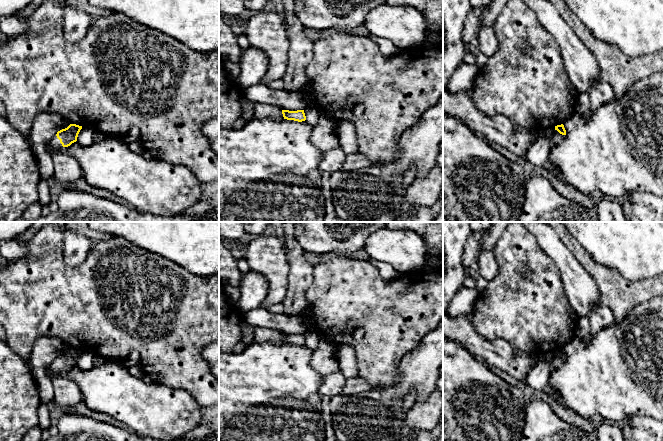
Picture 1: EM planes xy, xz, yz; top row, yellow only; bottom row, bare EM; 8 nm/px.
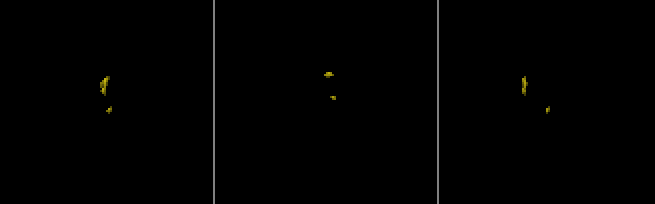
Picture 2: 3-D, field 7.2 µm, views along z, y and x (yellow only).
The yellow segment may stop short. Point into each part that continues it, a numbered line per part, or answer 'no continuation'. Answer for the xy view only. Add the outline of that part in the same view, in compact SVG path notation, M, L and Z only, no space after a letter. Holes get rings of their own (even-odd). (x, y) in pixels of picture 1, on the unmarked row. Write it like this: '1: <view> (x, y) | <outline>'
1: xy (66, 392) | M55 359L50 364L50 370L54 376L51 379L53 384L53 400L60 407L76 405L82 400L82 394L75 382L62 375L62 368Z

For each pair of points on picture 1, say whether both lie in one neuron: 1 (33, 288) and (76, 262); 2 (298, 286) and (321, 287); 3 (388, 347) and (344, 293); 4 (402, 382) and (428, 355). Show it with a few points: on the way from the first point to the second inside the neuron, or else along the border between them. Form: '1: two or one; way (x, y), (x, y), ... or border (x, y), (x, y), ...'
1: two; border (89, 251), (76, 268), (62, 259)
2: two; border (313, 266), (313, 282), (306, 292), (304, 309)
3: one; way (377, 333), (361, 318), (358, 307)
4: one; way (409, 375), (422, 362)

